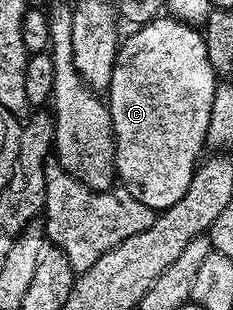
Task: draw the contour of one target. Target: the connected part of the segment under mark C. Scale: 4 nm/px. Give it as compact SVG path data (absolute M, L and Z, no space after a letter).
M156 17L132 31L116 50L113 77L105 92L115 134L115 174L141 205L162 213L185 197L185 189L189 189L191 176L204 154L217 77L208 63L202 34L194 26L170 17Z

